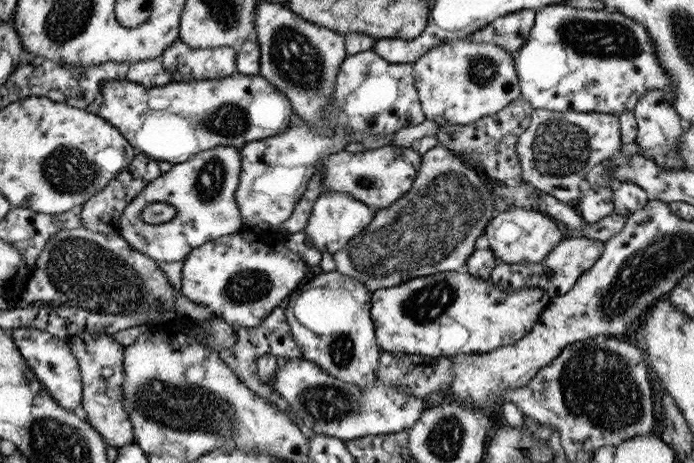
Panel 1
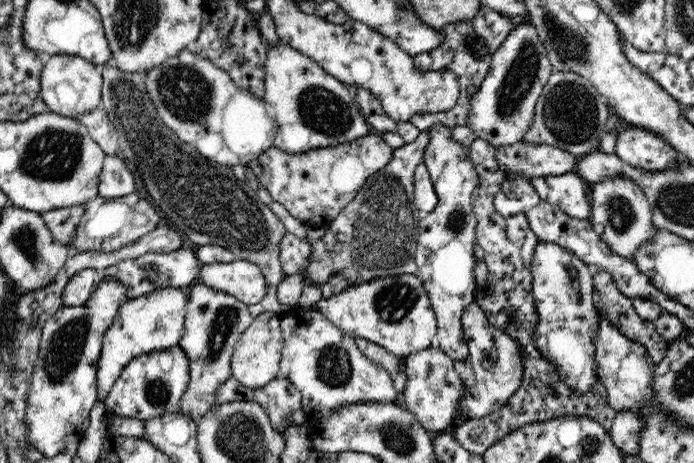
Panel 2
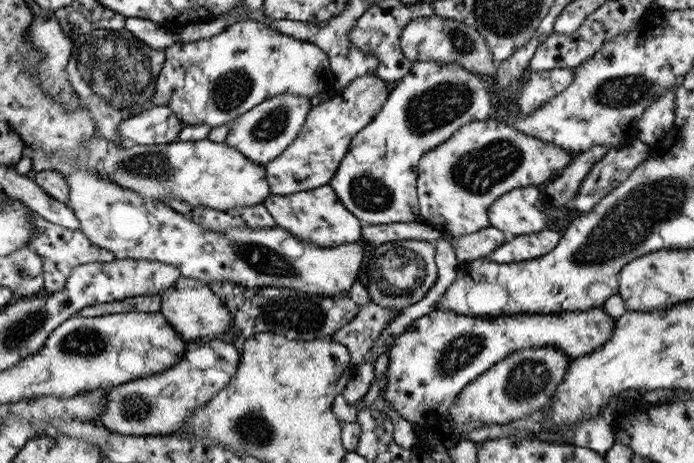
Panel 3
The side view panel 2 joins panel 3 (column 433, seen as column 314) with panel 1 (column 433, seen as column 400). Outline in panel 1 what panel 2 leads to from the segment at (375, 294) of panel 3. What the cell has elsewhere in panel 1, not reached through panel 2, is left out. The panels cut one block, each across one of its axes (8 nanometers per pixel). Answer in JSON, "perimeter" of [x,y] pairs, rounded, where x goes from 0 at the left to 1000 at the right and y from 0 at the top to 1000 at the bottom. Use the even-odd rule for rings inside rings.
{"perimeter":[[[635,311],[618,320],[607,337],[604,363],[585,419],[556,449],[540,456],[533,484],[513,505],[497,536],[478,549],[481,583],[497,596],[503,594],[535,631],[546,620],[572,618],[594,600],[667,581],[673,555],[684,540],[684,516],[695,505],[702,486],[699,479],[713,462],[709,419],[700,410],[699,397],[695,402],[696,415],[690,415],[690,397],[682,402],[676,393],[667,393],[667,380],[659,380],[671,365],[667,363],[670,352],[656,328]]]}

